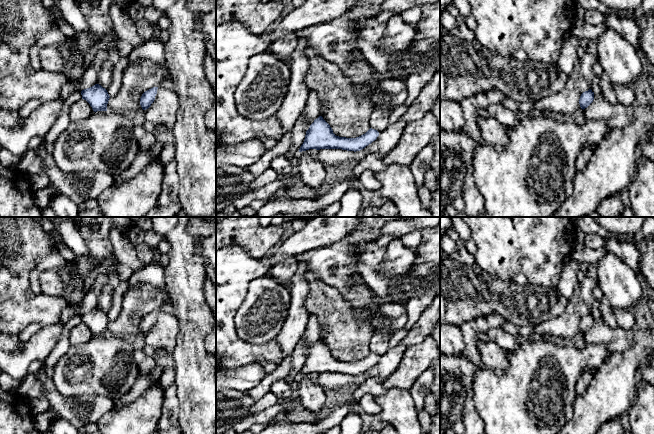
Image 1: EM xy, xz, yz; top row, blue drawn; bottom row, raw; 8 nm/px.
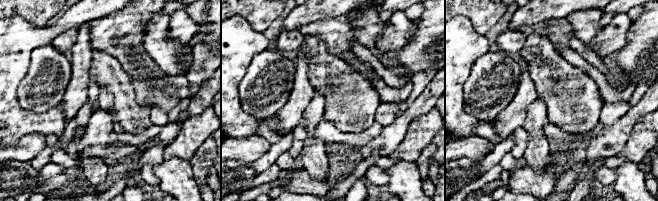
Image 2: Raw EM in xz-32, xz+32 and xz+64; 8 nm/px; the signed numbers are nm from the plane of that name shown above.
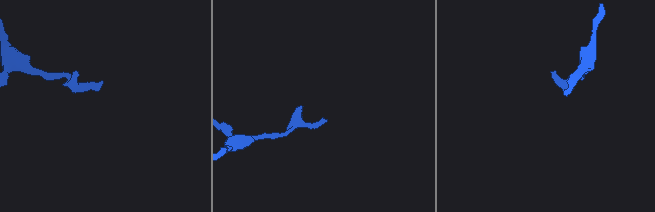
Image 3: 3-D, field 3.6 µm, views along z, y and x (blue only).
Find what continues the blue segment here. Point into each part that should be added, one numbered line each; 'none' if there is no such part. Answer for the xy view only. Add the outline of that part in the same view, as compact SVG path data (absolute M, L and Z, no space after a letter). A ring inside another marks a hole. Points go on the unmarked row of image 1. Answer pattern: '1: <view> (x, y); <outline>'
none

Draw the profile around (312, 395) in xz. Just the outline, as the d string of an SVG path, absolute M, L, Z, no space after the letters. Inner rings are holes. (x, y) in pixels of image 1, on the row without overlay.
M309 373L298 377L296 381L298 389L298 399L302 405L317 414L321 414L321 411L325 405L326 395L325 388L316 382L318 374Z

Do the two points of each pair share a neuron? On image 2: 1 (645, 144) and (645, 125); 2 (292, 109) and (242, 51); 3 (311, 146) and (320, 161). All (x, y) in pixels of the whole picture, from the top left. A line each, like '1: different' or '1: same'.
1: same
2: different
3: same

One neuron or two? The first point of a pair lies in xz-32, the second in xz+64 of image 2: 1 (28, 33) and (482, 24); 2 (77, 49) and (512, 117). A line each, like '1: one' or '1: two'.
1: two
2: one

